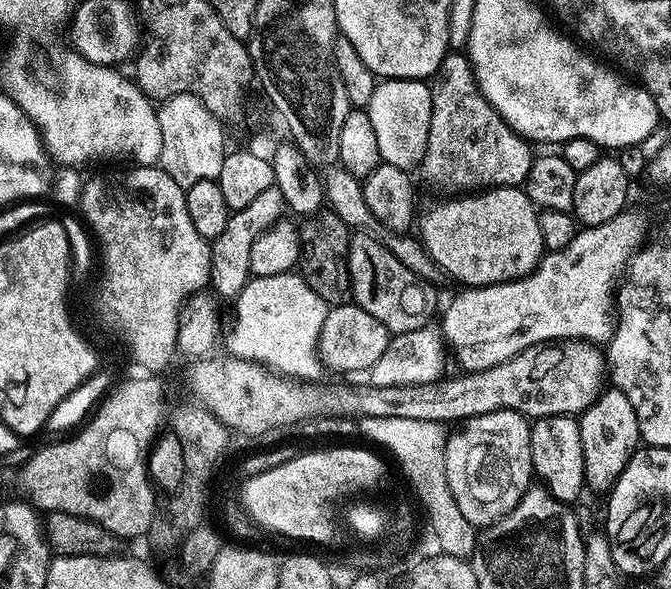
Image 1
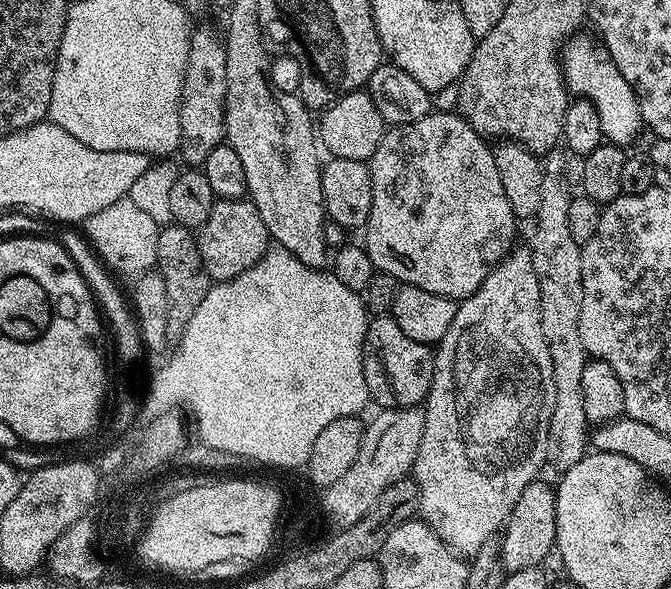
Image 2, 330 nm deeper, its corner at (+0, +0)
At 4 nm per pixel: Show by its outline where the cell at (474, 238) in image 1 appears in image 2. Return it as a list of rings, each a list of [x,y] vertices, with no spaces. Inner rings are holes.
[[[432,110],[427,116],[418,118],[409,124],[389,127],[384,133],[382,142],[378,142],[378,150],[374,150],[370,167],[372,169],[372,209],[366,231],[363,233],[365,236],[362,244],[368,249],[368,257],[371,258],[373,269],[377,273],[383,274],[393,281],[400,280],[396,282],[401,285],[418,286],[422,290],[430,290],[430,294],[442,294],[446,298],[459,302],[465,300],[470,294],[474,294],[474,290],[478,290],[478,286],[482,286],[482,282],[486,282],[492,267],[512,251],[514,247],[512,239],[516,236],[518,221],[510,210],[510,202],[506,202],[506,194],[502,190],[502,182],[498,178],[498,166],[494,166],[492,148],[489,141],[477,134],[455,111],[436,112],[436,110]]]

